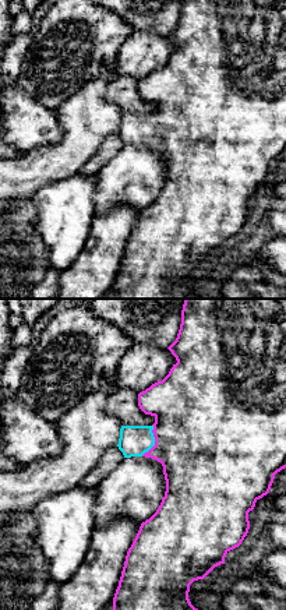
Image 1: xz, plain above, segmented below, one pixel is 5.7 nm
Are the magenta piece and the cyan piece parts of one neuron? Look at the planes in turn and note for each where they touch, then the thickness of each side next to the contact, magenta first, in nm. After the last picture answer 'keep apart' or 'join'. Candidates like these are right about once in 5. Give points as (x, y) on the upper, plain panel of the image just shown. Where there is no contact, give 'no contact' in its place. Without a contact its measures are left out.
contact (155, 129); calibres 500 and 180 nm

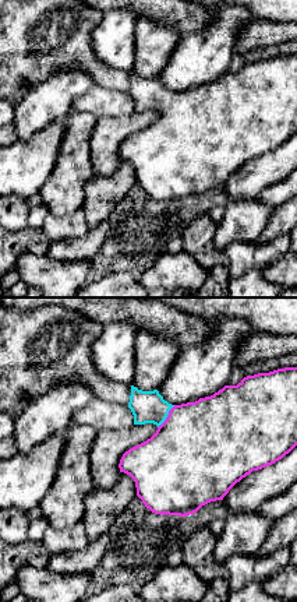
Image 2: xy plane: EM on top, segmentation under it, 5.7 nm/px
contact (168, 104); calibres 500 and 190 nm

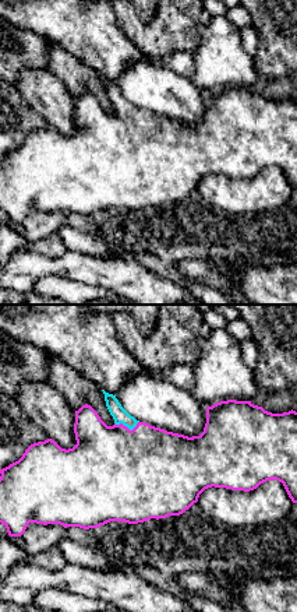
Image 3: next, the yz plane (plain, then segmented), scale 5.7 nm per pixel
contact (127, 115); calibres 500 and 90 nm

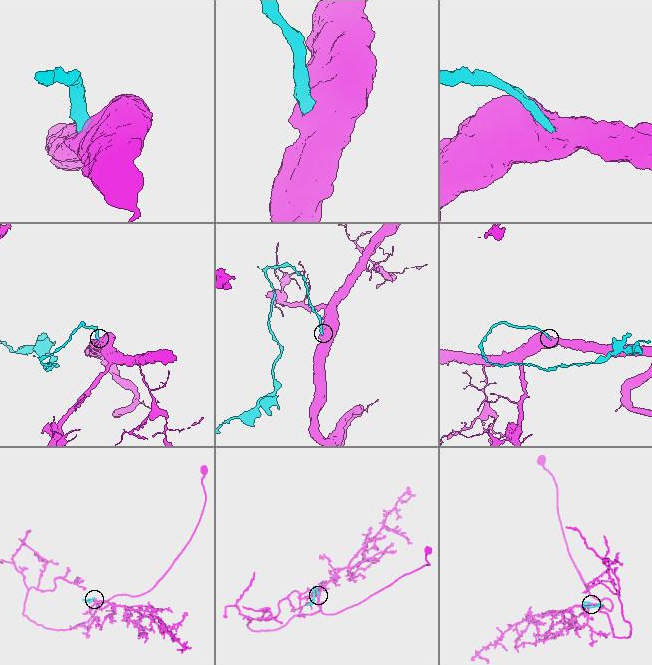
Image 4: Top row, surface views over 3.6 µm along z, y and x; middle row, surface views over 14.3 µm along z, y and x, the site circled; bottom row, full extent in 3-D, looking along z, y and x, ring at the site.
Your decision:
join

